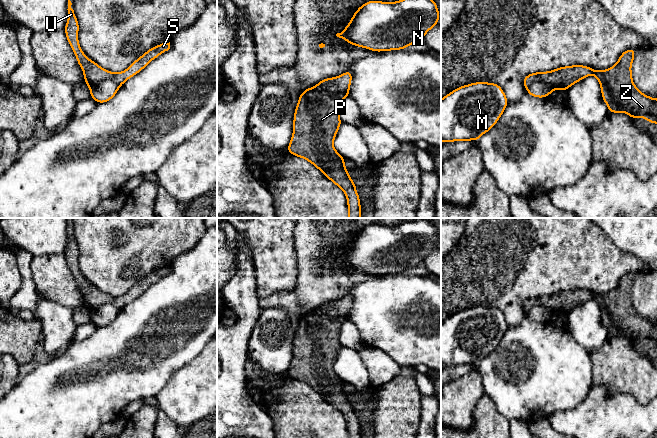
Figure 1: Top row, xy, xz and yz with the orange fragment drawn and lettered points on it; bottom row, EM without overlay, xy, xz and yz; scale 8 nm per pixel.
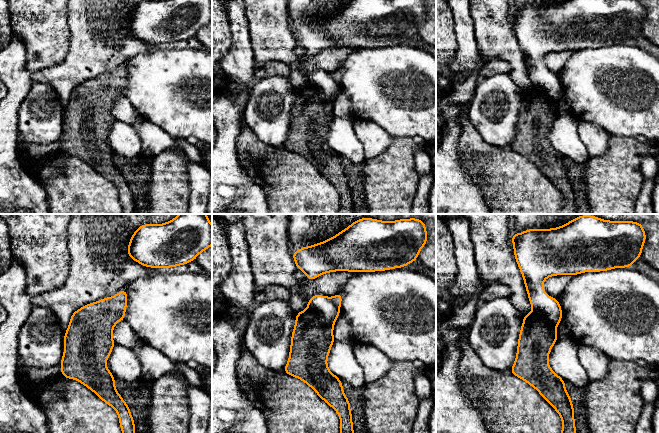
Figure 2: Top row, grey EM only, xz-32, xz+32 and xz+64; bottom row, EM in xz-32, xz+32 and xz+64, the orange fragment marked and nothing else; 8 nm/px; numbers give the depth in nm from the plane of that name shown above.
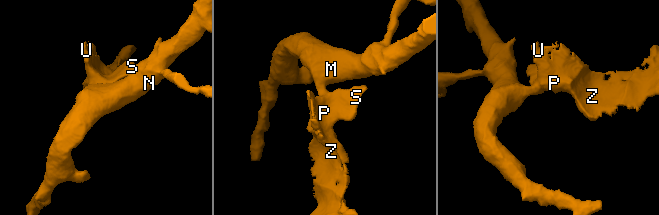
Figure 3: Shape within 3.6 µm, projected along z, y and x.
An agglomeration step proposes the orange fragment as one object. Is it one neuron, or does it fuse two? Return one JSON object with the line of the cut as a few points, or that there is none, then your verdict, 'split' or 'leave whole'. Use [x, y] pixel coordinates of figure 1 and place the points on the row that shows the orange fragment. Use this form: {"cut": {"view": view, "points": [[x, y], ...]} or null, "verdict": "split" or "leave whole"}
{"cut": {"view": "xz", "points": [[318, 83], [322, 84], [333, 94], [337, 94], [340, 91]]}, "verdict": "split"}

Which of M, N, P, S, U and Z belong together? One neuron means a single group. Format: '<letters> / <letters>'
M N / P S U Z

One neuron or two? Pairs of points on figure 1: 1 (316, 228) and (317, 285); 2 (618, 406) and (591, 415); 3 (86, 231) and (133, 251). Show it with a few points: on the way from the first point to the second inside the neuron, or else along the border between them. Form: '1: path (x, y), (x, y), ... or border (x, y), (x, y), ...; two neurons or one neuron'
1: path (316, 242), (314, 271); one neuron
2: path (611, 413), (609, 415), (598, 415); one neuron
3: path (98, 231), (107, 231), (113, 237), (121, 239); one neuron

